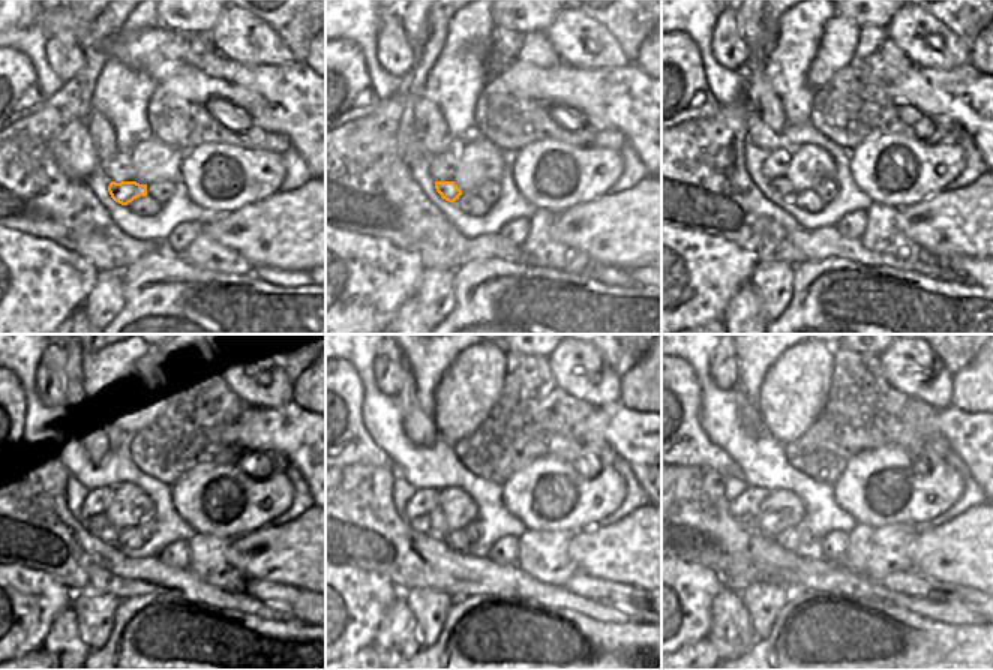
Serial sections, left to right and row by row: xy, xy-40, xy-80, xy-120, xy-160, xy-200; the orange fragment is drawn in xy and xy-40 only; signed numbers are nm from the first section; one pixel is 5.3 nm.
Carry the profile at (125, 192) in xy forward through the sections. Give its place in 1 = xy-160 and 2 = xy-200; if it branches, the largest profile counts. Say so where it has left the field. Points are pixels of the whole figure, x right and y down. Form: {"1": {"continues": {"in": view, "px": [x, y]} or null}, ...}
{"1": {"continues": {"in": "xy-160", "px": [419, 523]}}, "2": {"continues": {"in": "xy-200", "px": [749, 523]}}}

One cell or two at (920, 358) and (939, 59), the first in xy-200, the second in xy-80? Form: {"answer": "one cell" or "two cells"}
{"answer": "one cell"}

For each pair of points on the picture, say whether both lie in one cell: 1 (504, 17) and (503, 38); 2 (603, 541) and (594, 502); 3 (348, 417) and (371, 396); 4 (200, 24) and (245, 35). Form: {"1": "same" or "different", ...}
{"1": "different", "2": "different", "3": "different", "4": "different"}

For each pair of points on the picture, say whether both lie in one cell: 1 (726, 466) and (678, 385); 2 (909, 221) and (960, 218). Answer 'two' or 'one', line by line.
1: one
2: one

